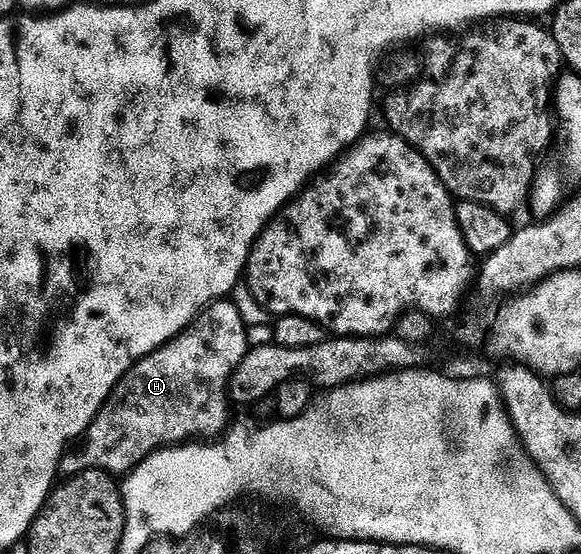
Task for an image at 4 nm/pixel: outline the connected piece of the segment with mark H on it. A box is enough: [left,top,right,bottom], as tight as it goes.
[66,302,250,478]

